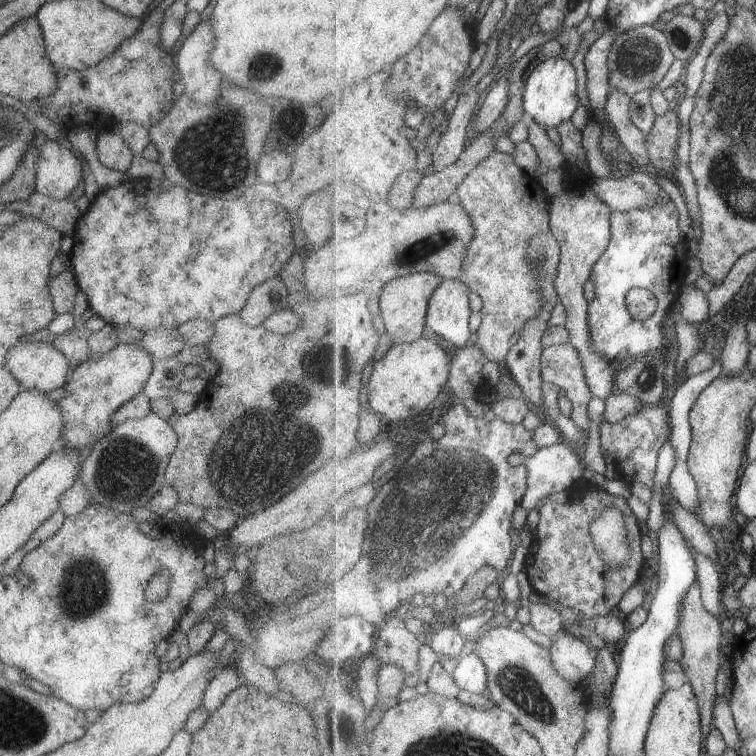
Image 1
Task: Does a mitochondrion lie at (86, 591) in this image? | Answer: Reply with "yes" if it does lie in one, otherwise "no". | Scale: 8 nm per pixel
yes

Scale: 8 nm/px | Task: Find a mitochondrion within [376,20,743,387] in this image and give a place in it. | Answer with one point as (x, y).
(638, 56)

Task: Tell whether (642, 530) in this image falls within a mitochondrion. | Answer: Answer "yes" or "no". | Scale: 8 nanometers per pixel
no

